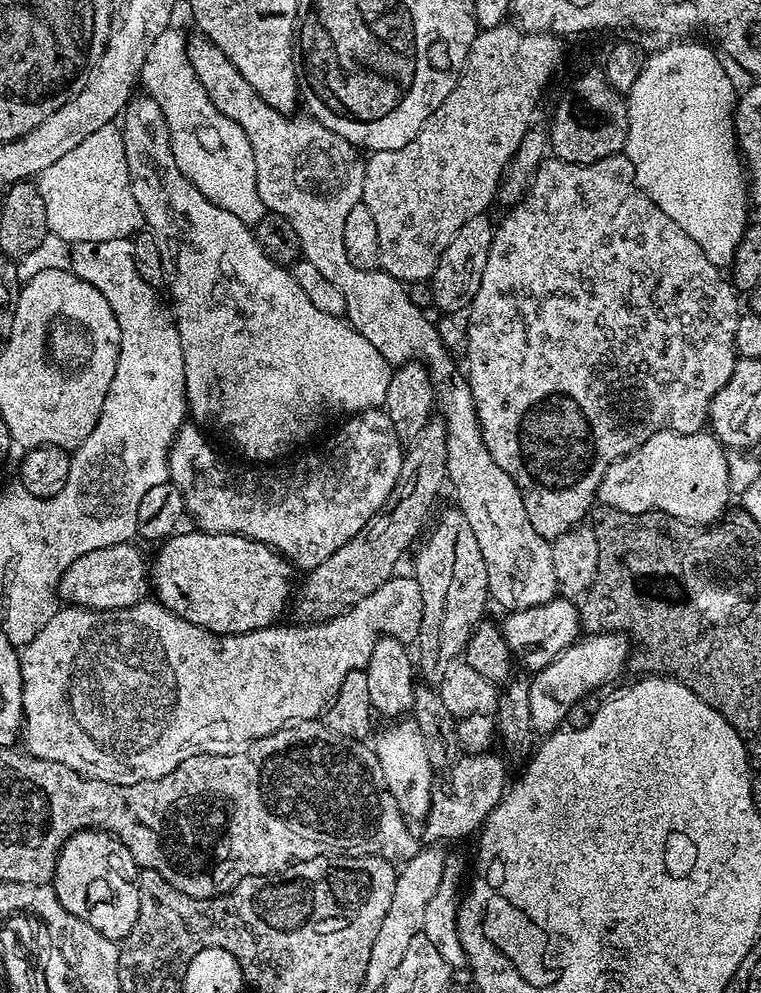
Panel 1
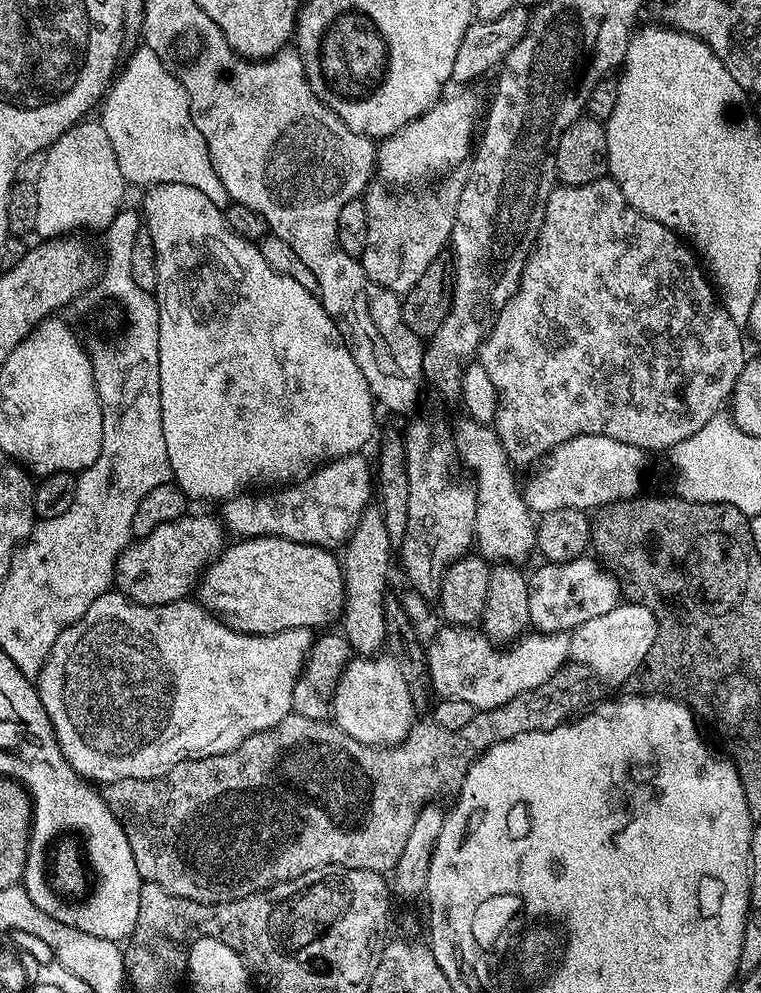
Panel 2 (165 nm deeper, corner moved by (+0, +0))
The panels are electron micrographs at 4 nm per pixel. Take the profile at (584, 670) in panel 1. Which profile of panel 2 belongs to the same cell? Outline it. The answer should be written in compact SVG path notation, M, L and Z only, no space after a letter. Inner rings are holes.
M631 602L621 603L609 613L573 629L570 638L572 658L587 665L603 683L618 686L641 669L646 654L656 644L658 629L657 617L648 607Z

